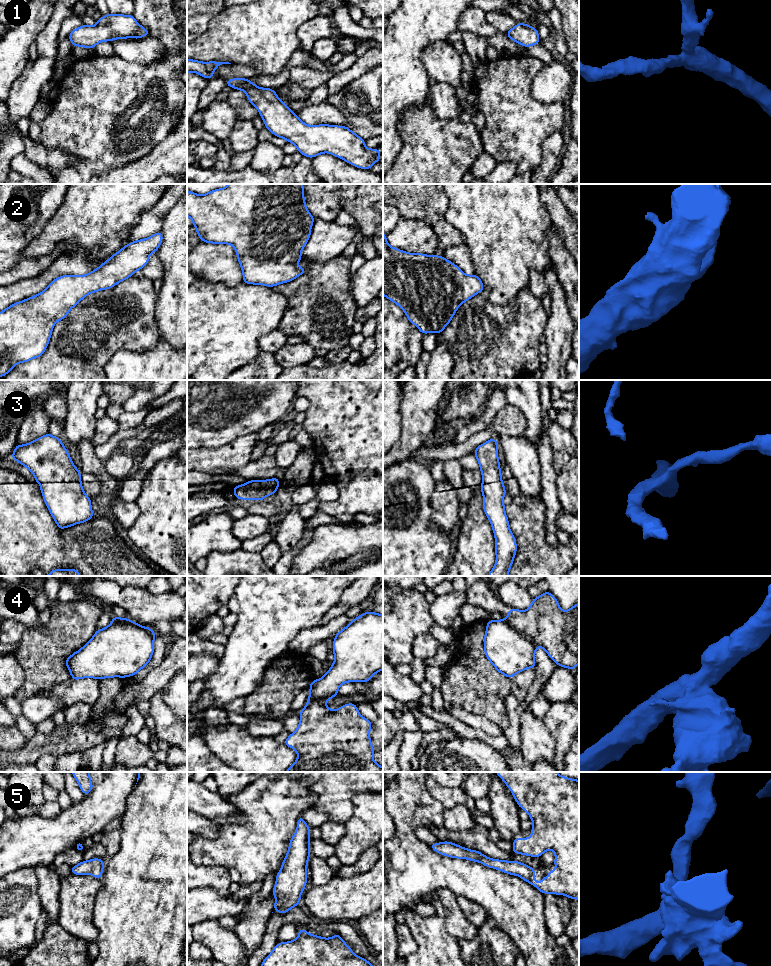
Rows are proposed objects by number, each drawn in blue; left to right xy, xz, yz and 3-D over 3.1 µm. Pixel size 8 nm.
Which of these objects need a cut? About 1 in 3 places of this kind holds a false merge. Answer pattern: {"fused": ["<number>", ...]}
{"fused": ["4"]}

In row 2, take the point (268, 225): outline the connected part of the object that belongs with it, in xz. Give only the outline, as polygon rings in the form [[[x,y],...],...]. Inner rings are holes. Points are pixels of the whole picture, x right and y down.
[[[229,184],[228,186],[212,190],[200,195],[187,190],[187,216],[193,221],[193,227],[197,229],[197,236],[204,243],[230,244],[235,248],[238,262],[243,273],[243,283],[265,285],[274,287],[281,283],[287,283],[307,272],[307,268],[300,268],[297,263],[302,259],[301,251],[306,246],[311,235],[311,227],[315,218],[310,214],[305,204],[303,184]]]

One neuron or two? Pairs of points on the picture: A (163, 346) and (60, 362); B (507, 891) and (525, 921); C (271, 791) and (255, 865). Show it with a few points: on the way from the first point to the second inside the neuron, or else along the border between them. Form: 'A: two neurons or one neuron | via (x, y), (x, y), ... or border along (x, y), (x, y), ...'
A: two neurons | border along (137, 350), (118, 350), (104, 369)
B: one neuron | via (508, 898), (519, 909), (521, 914)
C: one neuron | via (271, 809), (268, 828), (257, 847)

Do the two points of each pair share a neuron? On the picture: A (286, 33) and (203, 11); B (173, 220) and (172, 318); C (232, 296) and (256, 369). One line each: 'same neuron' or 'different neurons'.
A: different neurons
B: same neuron
C: different neurons

